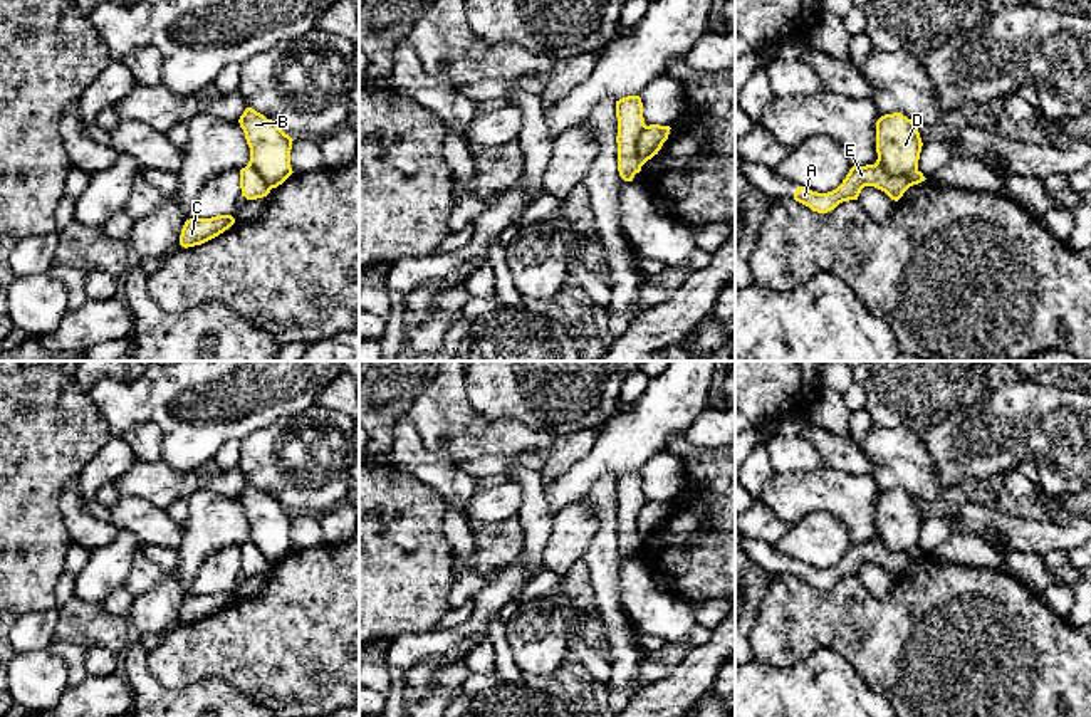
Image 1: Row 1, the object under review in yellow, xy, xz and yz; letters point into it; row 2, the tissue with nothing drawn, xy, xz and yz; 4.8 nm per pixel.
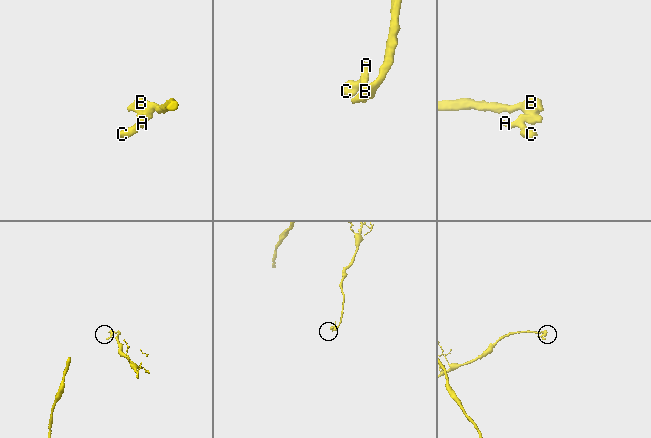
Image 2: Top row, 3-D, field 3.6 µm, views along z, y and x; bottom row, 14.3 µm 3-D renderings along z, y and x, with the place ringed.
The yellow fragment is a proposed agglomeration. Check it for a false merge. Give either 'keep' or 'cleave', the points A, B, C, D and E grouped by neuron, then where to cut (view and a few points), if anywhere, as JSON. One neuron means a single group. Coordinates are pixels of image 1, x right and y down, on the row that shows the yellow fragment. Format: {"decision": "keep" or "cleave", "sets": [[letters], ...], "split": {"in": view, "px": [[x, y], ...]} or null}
{"decision": "cleave", "sets": [["A", "C", "E"], ["B", "D"]], "split": {"in": "yz", "px": [[875, 163], [888, 173], [912, 173], [917, 170]]}}

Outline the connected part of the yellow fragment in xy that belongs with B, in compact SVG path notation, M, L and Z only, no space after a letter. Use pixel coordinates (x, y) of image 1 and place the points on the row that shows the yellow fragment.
M252 107L243 111L238 123L250 148L248 165L264 176L270 190L277 188L294 173L290 168L294 139Z

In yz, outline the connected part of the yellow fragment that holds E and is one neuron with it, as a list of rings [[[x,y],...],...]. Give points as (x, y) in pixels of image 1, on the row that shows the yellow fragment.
[[[880,165],[853,166],[843,183],[827,193],[817,193],[804,186],[797,186],[794,200],[809,207],[812,212],[827,213],[839,203],[858,200],[864,186],[874,186],[885,191],[891,200],[898,201],[903,193],[927,178],[921,171],[910,175],[888,175]]]

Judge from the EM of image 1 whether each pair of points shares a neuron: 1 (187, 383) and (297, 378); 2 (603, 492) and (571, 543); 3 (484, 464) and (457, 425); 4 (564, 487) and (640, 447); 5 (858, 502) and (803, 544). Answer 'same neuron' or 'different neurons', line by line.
1: same neuron
2: different neurons
3: different neurons
4: same neuron
5: different neurons

